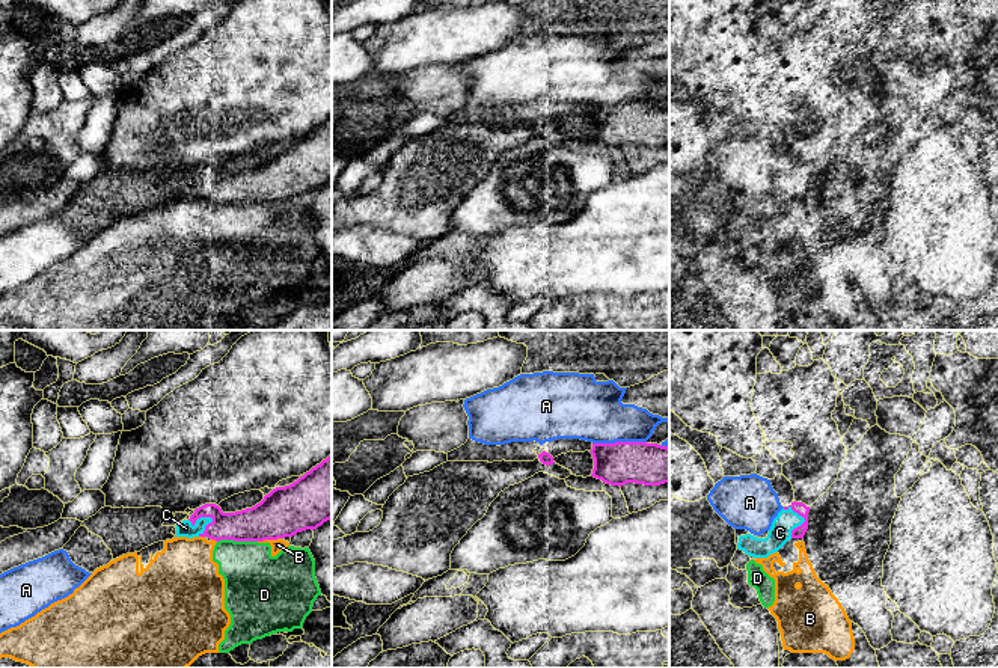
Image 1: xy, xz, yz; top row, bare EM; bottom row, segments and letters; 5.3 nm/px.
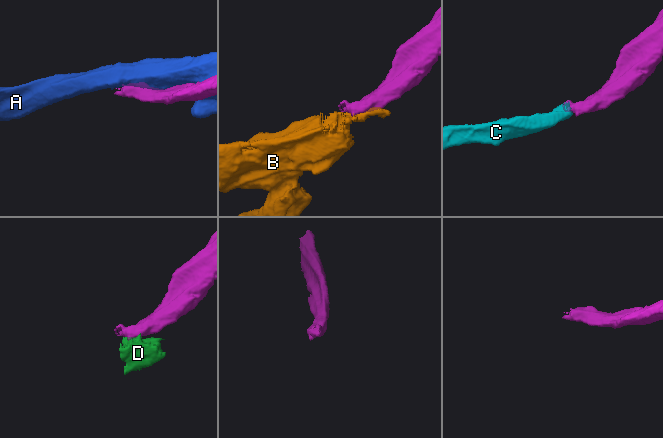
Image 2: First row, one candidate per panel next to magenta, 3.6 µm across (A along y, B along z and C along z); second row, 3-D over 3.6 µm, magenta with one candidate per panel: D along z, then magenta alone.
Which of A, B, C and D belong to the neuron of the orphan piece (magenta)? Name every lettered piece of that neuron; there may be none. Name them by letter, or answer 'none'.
C

